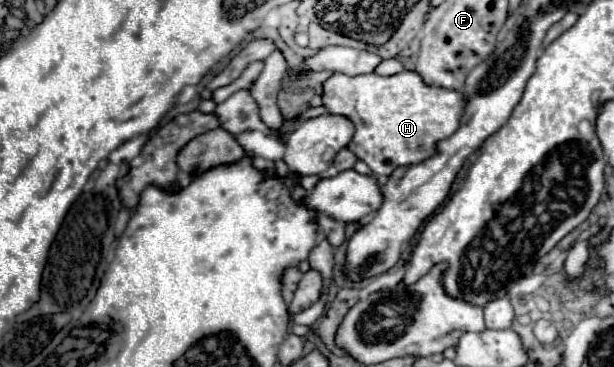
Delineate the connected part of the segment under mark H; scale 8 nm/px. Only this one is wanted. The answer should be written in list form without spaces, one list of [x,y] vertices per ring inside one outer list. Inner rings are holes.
[[[403,70],[401,74],[389,78],[377,74],[365,74],[365,76],[333,74],[321,86],[321,100],[323,106],[327,108],[327,114],[343,114],[345,118],[351,118],[355,126],[355,136],[347,148],[379,176],[389,176],[399,166],[421,164],[423,160],[433,156],[435,142],[449,138],[459,128],[459,118],[465,108],[465,98],[461,92],[427,86],[419,74],[409,70]]]

